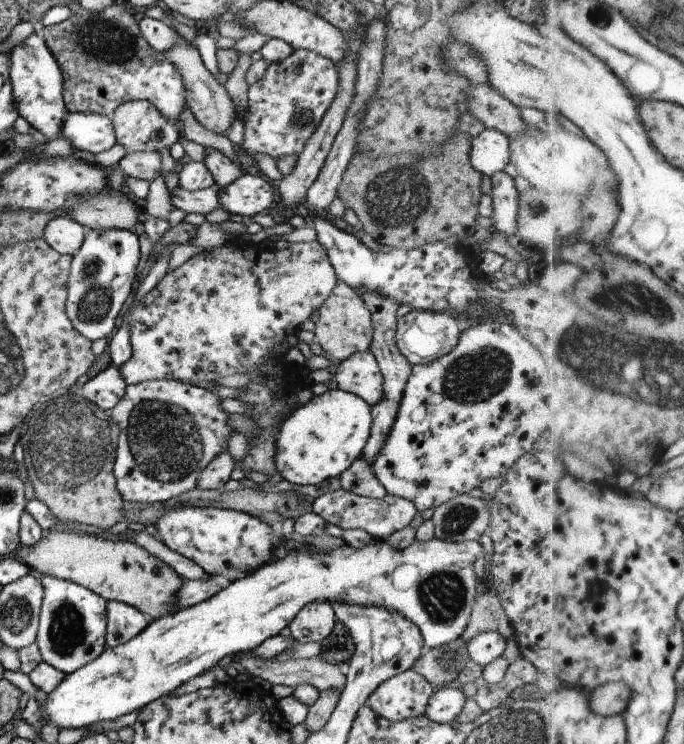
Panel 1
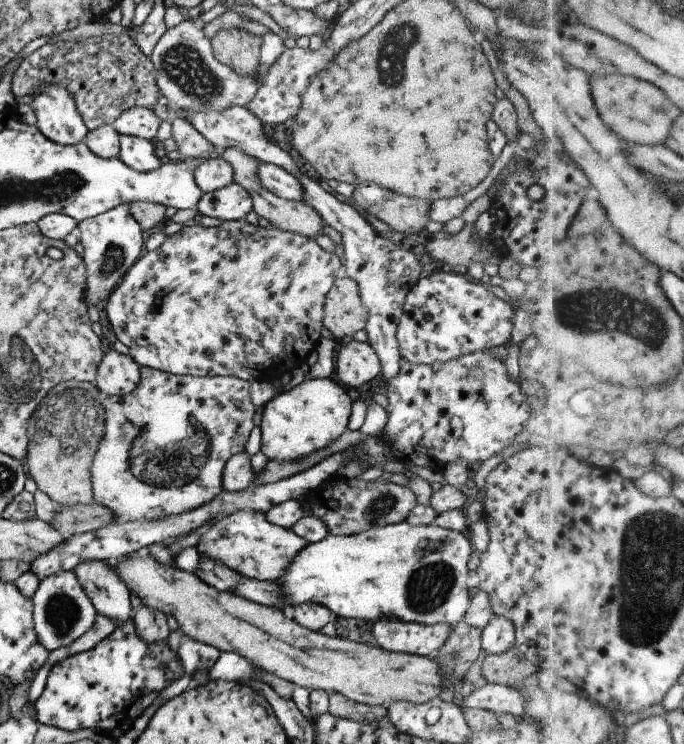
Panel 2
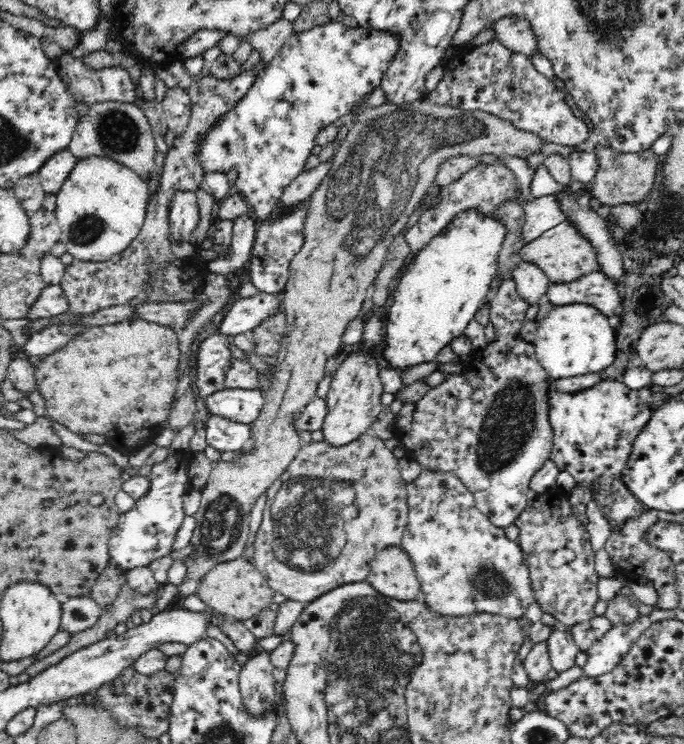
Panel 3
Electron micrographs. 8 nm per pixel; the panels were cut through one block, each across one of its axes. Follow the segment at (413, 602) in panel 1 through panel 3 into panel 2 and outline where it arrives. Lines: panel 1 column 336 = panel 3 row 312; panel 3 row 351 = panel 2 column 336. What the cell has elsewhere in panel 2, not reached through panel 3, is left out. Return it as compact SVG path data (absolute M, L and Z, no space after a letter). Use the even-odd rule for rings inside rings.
M406 521L383 527L372 527L367 531L362 531L351 535L331 535L324 537L321 541L307 544L292 560L291 563L283 570L283 573L275 580L278 585L278 594L280 602L285 605L281 612L288 613L290 608L295 605L312 603L319 604L331 613L334 620L340 617L345 619L363 620L367 624L373 624L381 619L396 619L403 623L420 623L423 625L443 624L447 627L456 625L465 615L471 592L467 588L465 581L467 580L467 561L472 553L471 544L466 534L451 531L450 529L440 528L438 525L420 525L415 527L409 525Z

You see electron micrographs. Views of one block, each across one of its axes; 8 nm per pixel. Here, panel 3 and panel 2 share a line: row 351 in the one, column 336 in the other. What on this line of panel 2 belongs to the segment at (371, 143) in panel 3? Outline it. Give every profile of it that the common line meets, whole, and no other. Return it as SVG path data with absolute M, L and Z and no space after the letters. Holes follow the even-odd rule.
M340 275L331 285L331 289L325 296L323 304L322 326L331 332L333 340L337 343L351 338L351 336L360 330L364 330L366 324L367 310L361 303L357 284L344 275Z

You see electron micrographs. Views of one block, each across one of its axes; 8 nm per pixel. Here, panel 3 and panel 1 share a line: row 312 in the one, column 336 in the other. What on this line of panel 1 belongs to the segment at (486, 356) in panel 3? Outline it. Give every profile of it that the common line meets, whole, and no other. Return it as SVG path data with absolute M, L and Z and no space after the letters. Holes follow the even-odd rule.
M339 488L333 492L327 492L315 500L311 500L309 510L323 518L328 524L339 527L341 530L362 530L373 538L387 540L391 534L403 530L417 513L415 506L405 498L386 495L381 499L357 496L353 492L347 492Z

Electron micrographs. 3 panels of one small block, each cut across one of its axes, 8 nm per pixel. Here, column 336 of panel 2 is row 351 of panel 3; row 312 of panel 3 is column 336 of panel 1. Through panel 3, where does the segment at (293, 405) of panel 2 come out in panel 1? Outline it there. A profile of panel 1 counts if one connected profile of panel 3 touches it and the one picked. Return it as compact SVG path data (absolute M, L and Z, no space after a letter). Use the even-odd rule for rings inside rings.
M328 389L287 415L275 435L275 471L297 486L314 485L343 474L362 455L371 432L371 408L355 394Z

